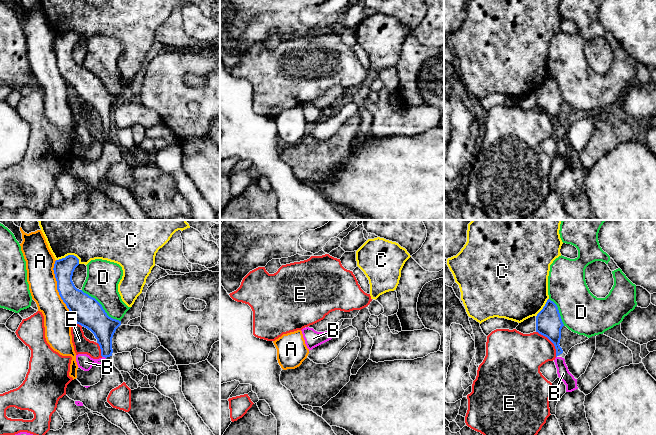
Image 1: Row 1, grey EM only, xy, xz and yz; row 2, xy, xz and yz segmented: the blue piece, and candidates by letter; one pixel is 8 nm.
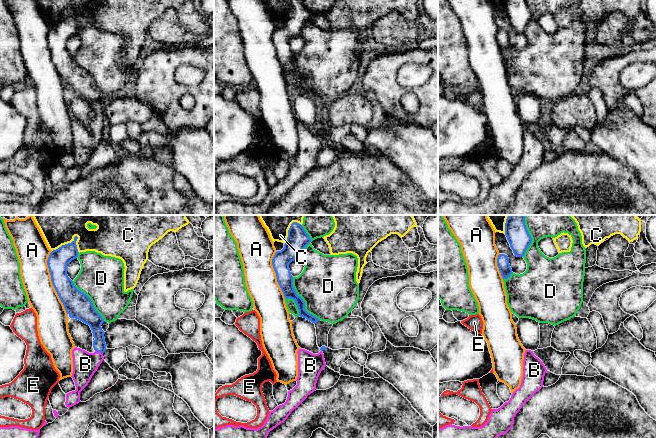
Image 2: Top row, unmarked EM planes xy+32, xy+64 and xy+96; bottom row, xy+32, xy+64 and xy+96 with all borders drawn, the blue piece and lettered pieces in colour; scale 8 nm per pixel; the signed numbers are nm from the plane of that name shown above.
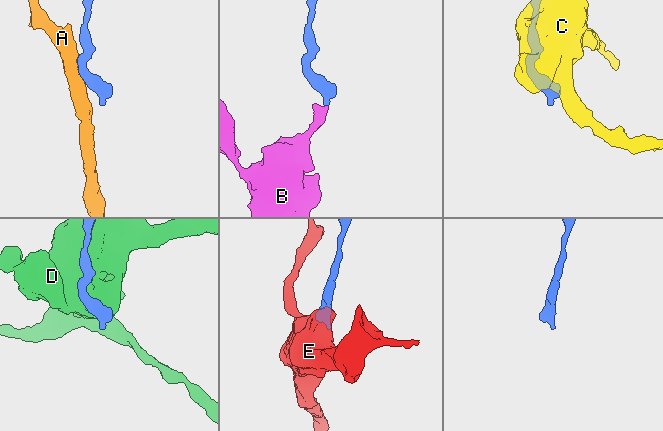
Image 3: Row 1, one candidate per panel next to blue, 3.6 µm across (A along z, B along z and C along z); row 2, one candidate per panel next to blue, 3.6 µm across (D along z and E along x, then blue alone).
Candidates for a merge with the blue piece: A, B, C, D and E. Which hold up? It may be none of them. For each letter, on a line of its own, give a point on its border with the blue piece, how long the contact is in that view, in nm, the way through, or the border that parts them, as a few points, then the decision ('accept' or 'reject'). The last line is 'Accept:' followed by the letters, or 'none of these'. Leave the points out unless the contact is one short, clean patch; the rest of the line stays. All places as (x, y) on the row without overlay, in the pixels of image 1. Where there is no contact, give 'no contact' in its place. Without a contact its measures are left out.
A: xy (57, 64) | 480 nm | along xy (55, 36), (53, 49), (56, 65), (72, 92) | reject
B: xy (104, 132) | 40 nm | across xy (103, 103), (104, 132), (99, 137), (85, 138) | accept
C: xy (69, 31) | 190 nm | reject
D: xy (101, 82) | 400 nm | reject
E: yz (551, 117) | 260 nm | along yz (536, 107), (544, 111), (553, 120), (556, 132) | reject
Accept: B

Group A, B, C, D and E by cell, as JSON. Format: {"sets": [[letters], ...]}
{"sets": [["A"], ["B"], ["C"], ["D"], ["E"]]}

